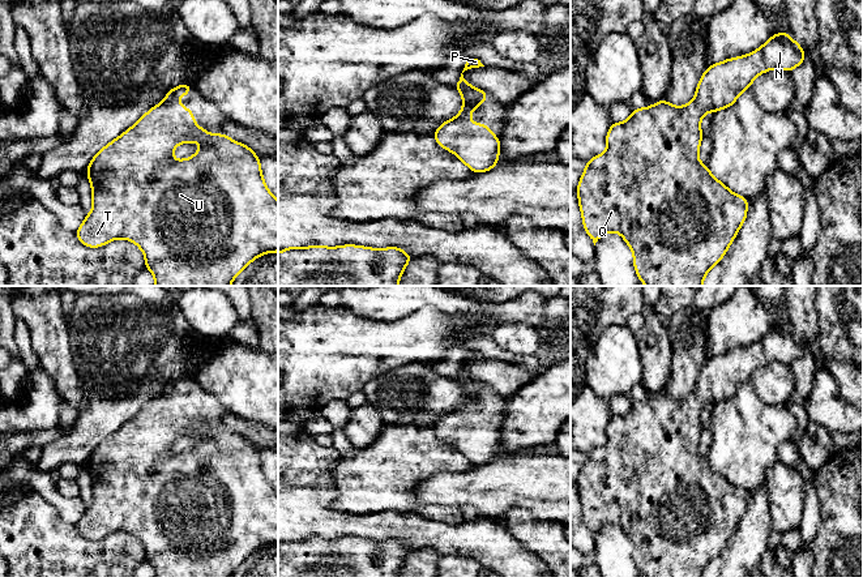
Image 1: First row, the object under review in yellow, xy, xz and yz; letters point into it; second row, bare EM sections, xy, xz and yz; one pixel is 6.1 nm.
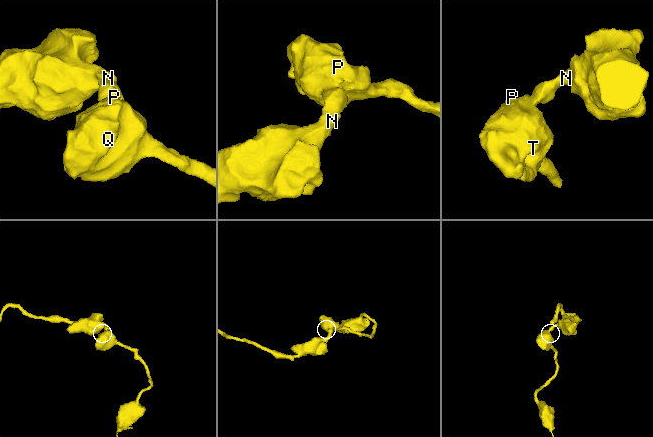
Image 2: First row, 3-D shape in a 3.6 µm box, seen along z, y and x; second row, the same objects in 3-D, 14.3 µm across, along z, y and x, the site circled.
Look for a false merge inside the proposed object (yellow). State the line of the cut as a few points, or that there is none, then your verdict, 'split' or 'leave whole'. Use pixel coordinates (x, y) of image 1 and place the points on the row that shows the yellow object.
no cut; leave whole

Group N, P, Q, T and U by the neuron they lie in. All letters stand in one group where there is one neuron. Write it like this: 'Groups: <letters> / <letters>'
Groups: N P Q T U

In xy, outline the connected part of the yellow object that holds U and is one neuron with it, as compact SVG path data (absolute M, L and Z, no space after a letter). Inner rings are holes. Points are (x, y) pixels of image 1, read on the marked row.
M188 84L171 89L162 103L101 149L86 167L93 209L76 231L77 239L89 248L120 238L133 242L145 255L145 268L154 275L154 286L230 286L255 258L278 252L278 201L262 179L259 155L225 133L214 136L200 128L193 111L175 102L192 89ZM181 142L204 146L191 158L175 161L172 151Z

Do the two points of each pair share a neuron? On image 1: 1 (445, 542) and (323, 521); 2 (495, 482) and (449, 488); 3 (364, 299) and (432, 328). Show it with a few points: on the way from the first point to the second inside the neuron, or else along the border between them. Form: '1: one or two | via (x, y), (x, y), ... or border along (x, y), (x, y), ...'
1: one | via (415, 531), (413, 529), (353, 525)
2: one | via (483, 487), (461, 487)
3: two | border along (434, 308), (419, 307), (393, 320), (374, 320)

